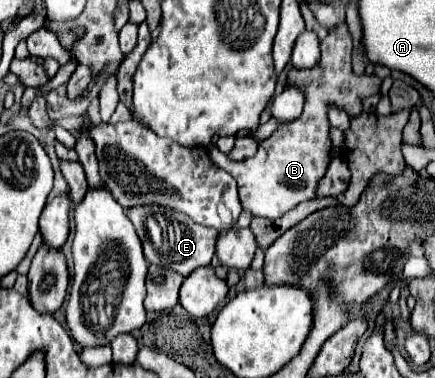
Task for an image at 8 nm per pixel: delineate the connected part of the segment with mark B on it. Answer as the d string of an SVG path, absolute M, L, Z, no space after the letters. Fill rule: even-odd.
M339 25L331 31L321 43L321 61L309 71L293 69L289 73L287 85L297 83L305 89L305 109L297 121L281 125L271 137L259 143L259 149L253 157L243 161L231 161L215 145L209 145L209 155L217 167L233 175L239 185L239 199L245 211L265 219L277 219L283 213L291 211L303 201L315 197L317 181L325 175L329 165L329 121L327 105L337 103L351 117L359 115L363 109L363 99L381 93L381 79L377 75L355 75L351 67L351 35L347 25Z

